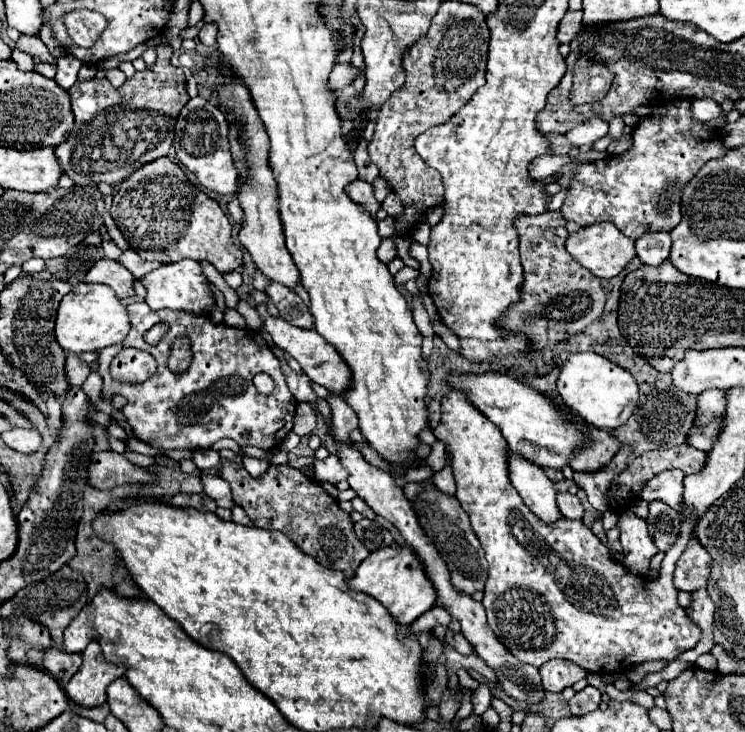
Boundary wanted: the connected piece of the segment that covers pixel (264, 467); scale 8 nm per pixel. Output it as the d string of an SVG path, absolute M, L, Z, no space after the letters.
M244 457L244 467L246 467L246 471L252 475L252 477L262 477L266 471L268 471L268 467L270 467L270 463L266 461L266 459L254 459L254 457Z

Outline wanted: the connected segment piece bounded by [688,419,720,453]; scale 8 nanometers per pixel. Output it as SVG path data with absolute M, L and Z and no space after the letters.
M716 419L714 423L710 423L710 425L704 427L704 429L692 427L692 431L690 431L690 435L688 435L688 443L690 443L692 447L708 453L708 451L710 451L710 437L714 437L712 431L718 429L718 421L720 421L720 419Z

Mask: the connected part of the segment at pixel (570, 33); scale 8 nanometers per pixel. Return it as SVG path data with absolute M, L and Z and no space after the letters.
M568 11L558 25L558 41L568 43L576 37L582 25L582 11Z

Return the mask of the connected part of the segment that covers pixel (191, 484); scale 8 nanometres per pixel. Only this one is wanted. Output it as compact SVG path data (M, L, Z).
M196 475L196 477L186 477L182 481L182 491L184 493L202 493L202 477Z

